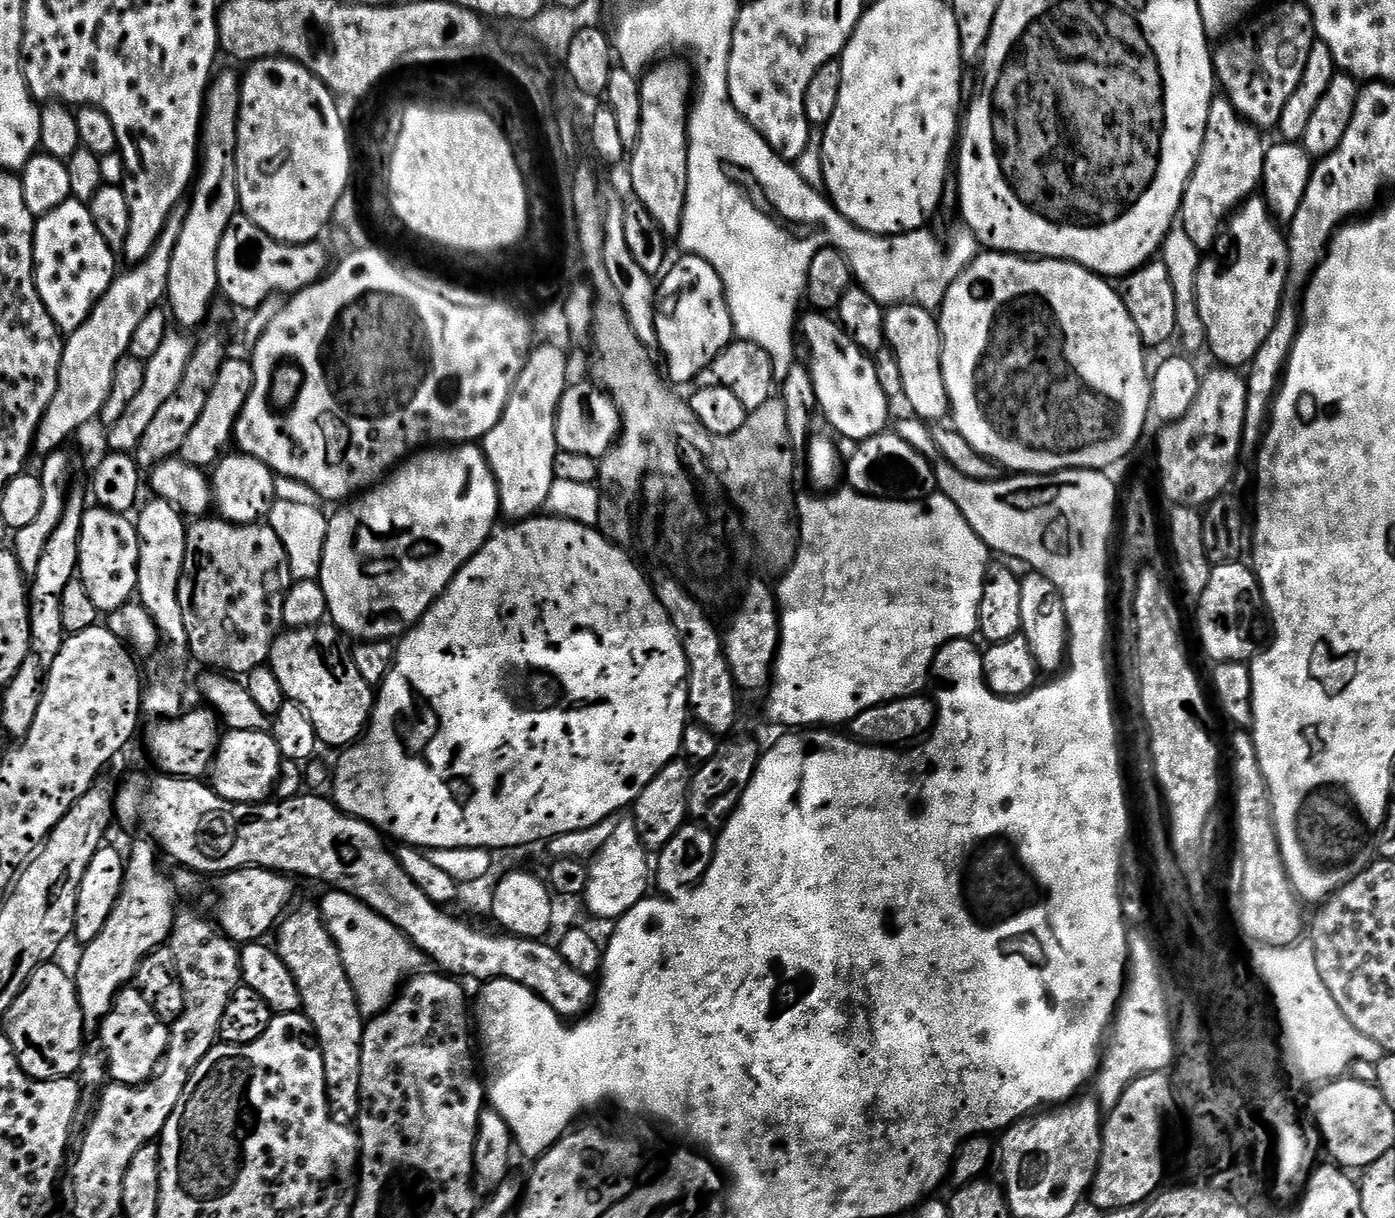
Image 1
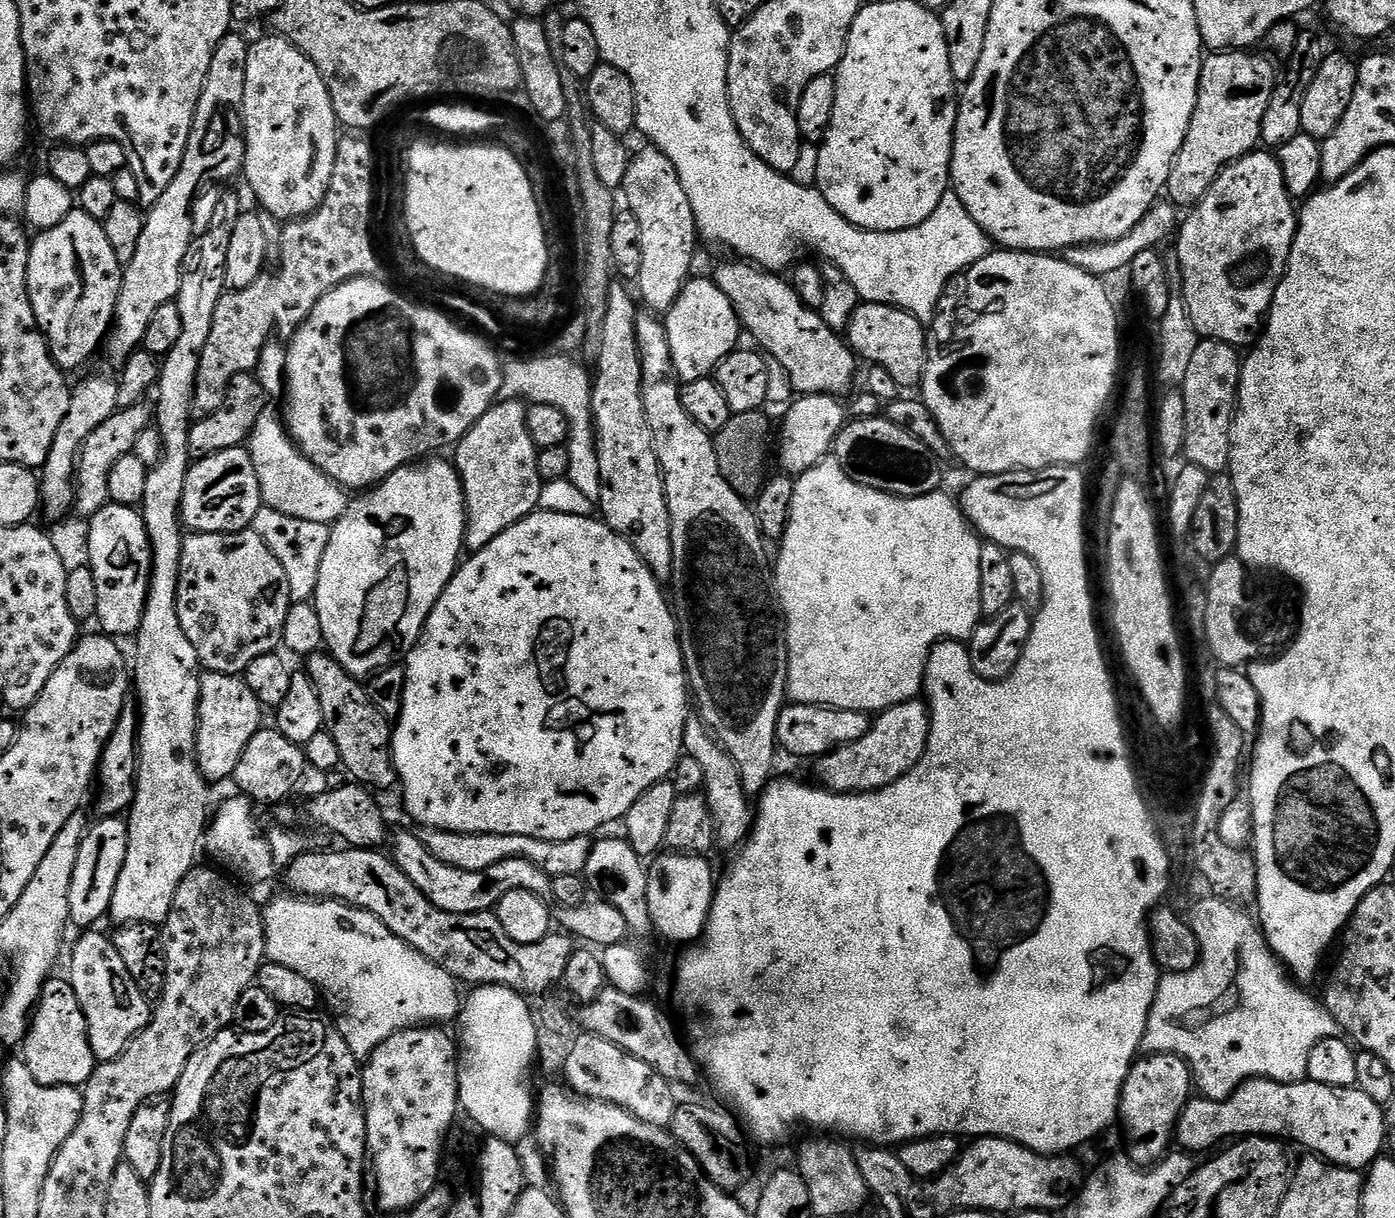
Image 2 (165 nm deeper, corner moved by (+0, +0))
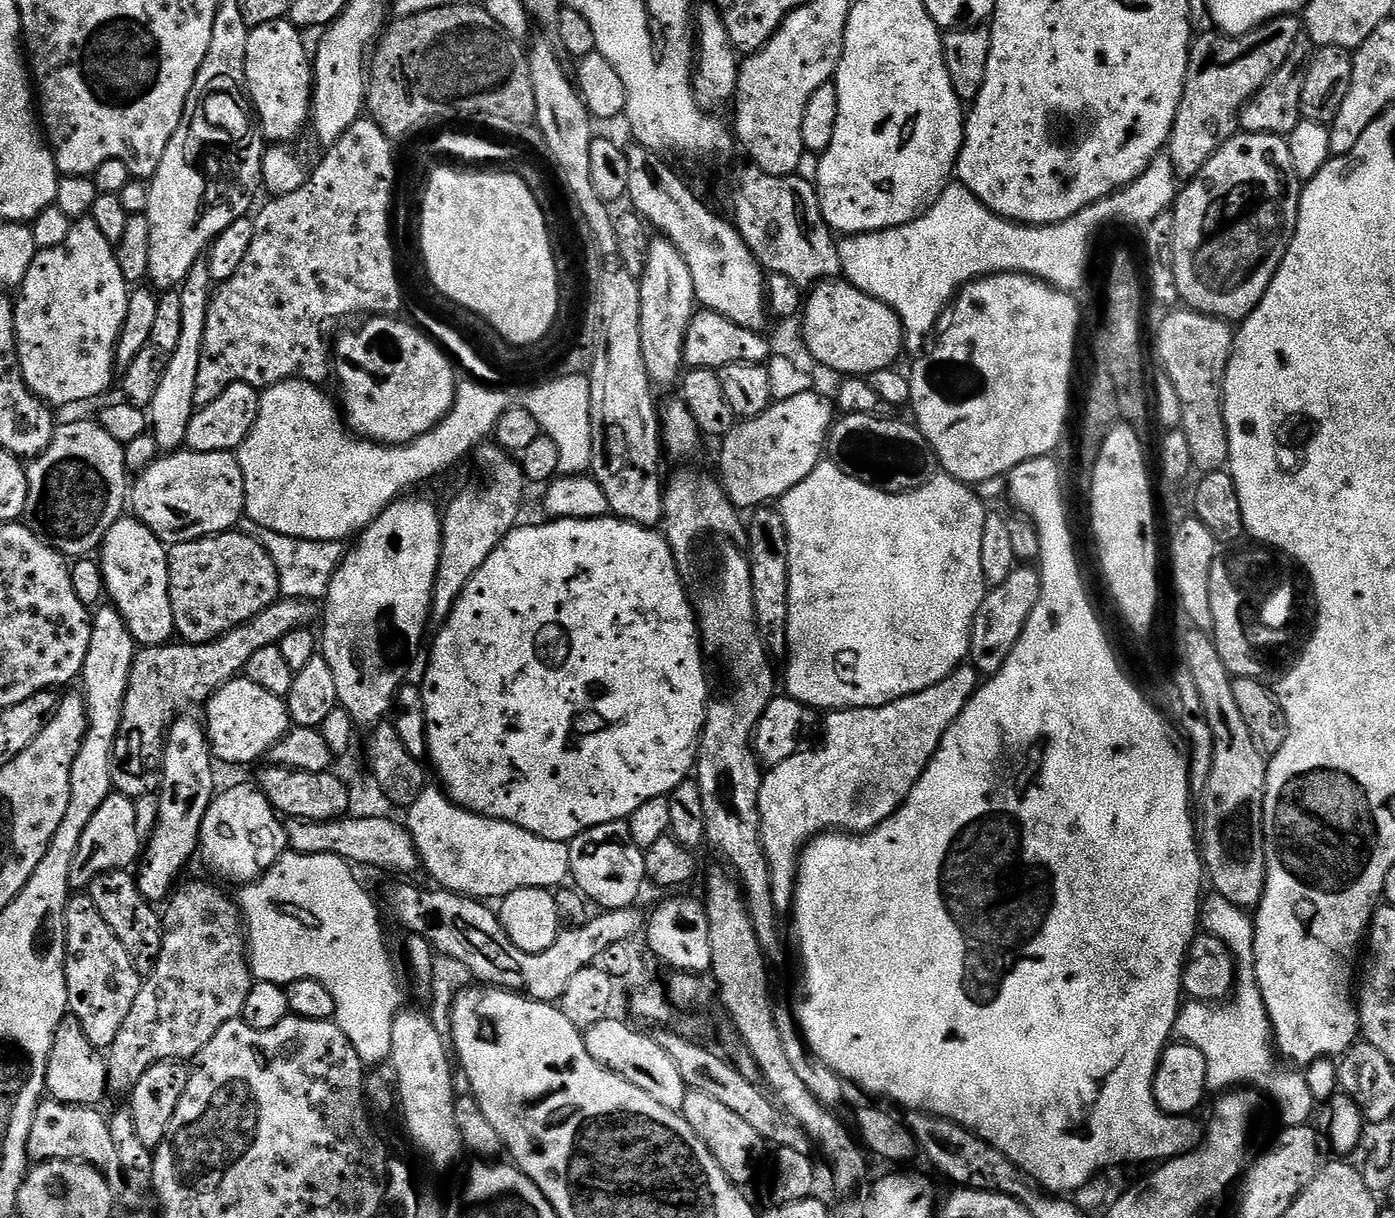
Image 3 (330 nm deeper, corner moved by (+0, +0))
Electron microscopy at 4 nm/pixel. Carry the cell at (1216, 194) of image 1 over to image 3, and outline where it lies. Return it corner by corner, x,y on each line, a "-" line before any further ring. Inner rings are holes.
1296,14
1277,16
1275,20
1268,20
1260,27
1241,36
1215,35
1195,37
1192,50
1188,53
1188,77
1184,83
1182,102
1178,106
1176,121
1166,145
1166,154
1174,166
1176,175
1184,182
1195,178
1202,170
1202,166
1210,162
1212,155
1230,137
1237,135
1240,111
1244,108
1244,103
1278,71
1282,62
1286,62
1286,58
1292,52
1292,47
1296,45
1297,38
1302,35
1302,20

